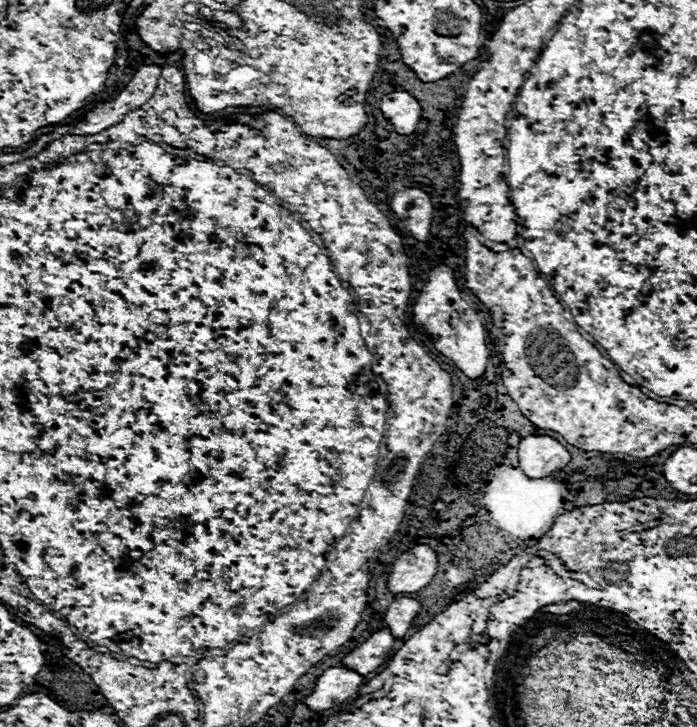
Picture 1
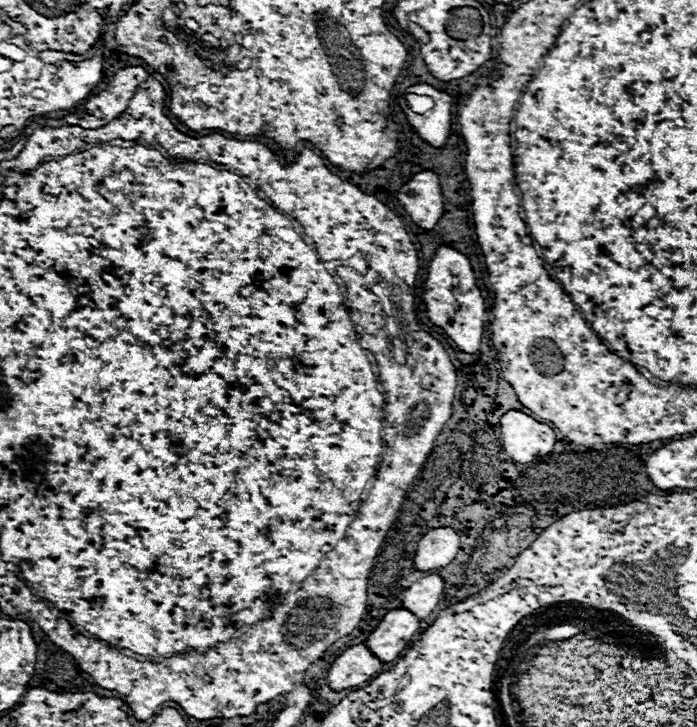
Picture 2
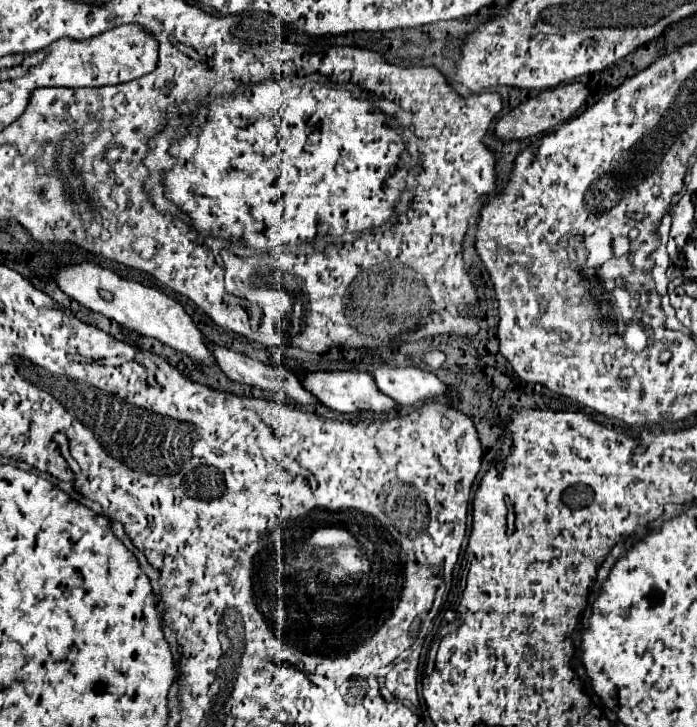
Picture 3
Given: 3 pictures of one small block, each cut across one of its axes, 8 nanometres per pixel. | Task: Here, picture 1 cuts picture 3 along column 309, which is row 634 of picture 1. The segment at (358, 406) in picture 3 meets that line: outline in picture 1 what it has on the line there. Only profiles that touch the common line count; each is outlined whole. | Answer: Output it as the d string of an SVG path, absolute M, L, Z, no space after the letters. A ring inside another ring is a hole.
M384 628L376 634L372 634L364 644L360 644L354 652L342 658L342 666L358 672L360 676L366 676L380 668L384 662L388 662L390 652L394 650L394 636L390 636L390 630Z

